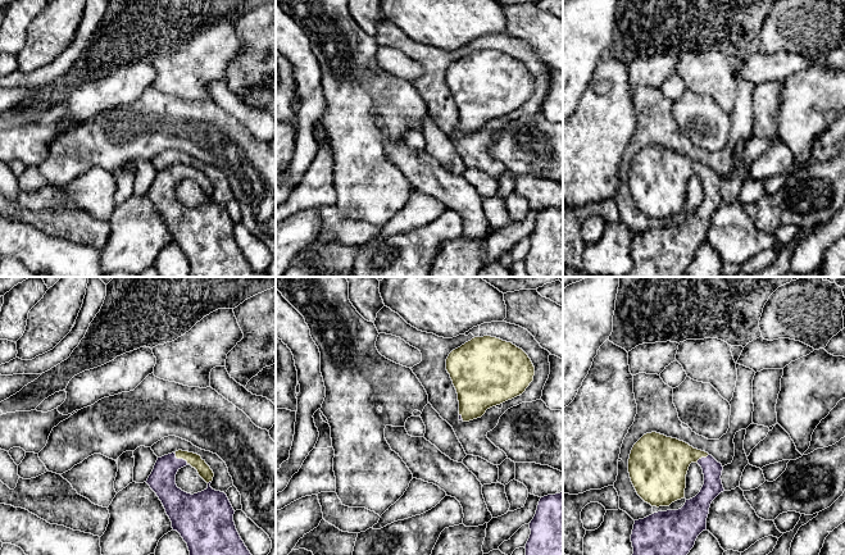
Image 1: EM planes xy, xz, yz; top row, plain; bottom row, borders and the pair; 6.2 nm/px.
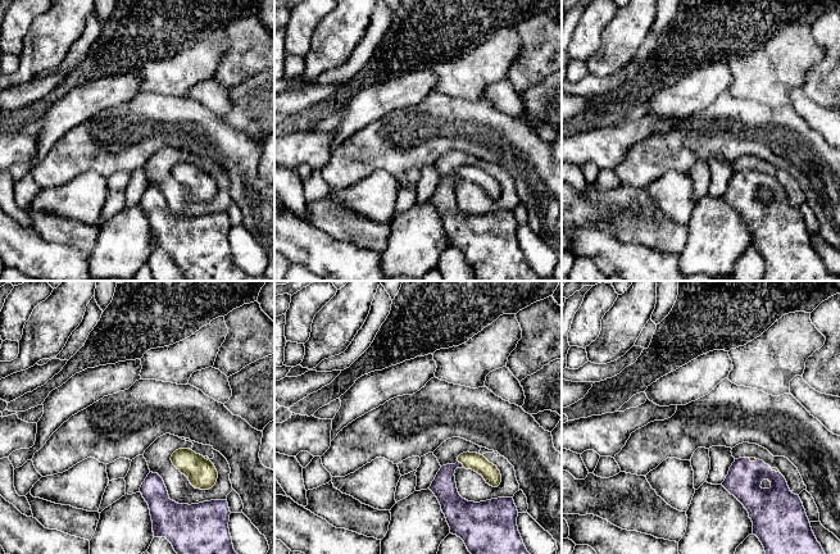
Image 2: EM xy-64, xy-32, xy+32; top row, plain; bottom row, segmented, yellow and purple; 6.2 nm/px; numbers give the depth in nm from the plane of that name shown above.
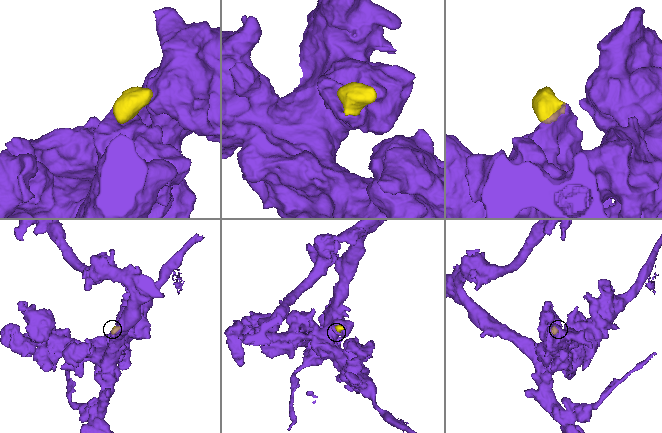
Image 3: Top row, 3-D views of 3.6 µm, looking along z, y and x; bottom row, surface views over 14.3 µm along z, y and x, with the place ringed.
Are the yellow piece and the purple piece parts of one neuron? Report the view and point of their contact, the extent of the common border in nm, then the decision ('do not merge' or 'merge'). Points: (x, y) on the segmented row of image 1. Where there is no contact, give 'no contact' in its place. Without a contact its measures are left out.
xy (181, 458) | 130 nm | merge

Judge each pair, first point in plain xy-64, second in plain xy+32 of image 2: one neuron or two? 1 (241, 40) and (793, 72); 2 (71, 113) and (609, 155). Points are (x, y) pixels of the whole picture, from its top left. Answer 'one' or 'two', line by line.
1: two
2: two

